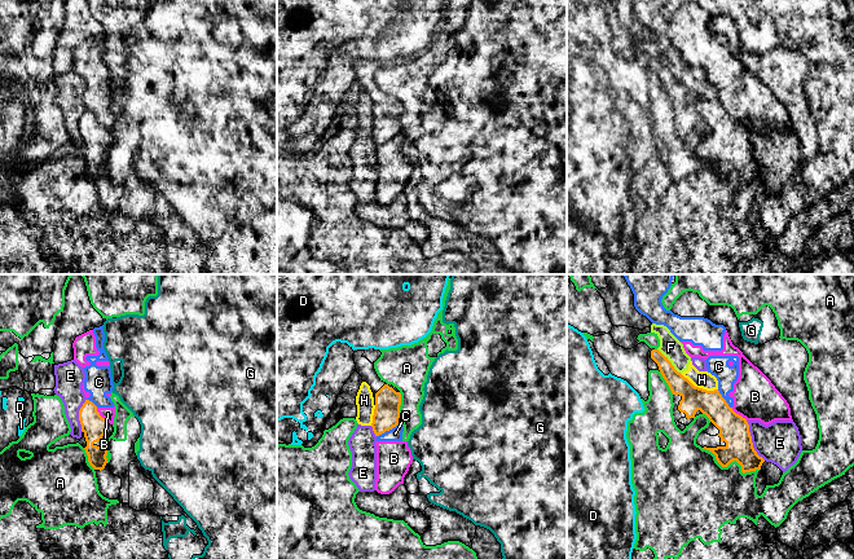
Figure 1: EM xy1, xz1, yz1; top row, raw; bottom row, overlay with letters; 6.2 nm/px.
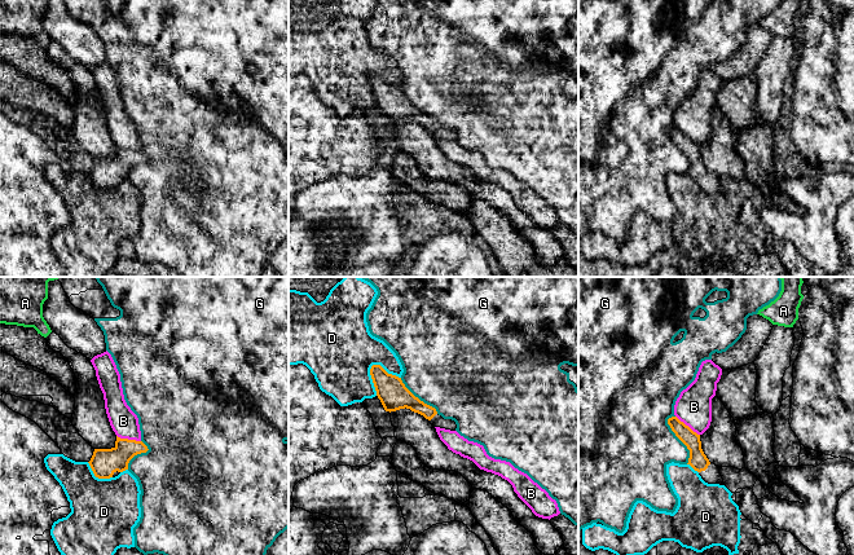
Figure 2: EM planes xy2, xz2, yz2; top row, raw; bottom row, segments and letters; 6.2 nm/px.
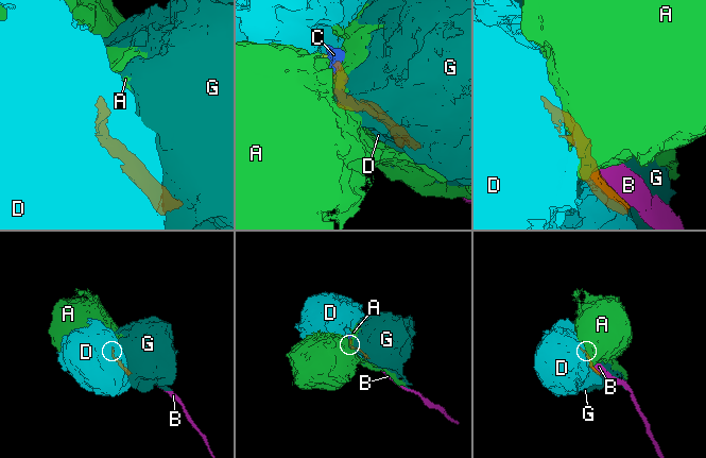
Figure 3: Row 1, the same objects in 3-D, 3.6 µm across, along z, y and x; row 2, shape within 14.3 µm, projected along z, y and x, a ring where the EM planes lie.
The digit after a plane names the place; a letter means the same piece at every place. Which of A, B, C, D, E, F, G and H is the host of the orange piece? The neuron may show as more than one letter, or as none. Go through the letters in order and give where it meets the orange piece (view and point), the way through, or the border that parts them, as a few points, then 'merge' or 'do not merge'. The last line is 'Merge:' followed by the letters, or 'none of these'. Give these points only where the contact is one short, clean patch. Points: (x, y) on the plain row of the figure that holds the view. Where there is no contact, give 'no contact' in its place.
A: contact yz1 (731, 171); do not merge
B: contact xy2 (127, 149); do not merge
C: contact yz1 (723, 109); do not merge
D: contact xz2 (383, 79); do not merge
E: contact yz1 (751, 152); do not merge
F: contact yz1 (669, 71); border yz1 (657, 58), (681, 84); do not merge
G: contact yz2 (679, 149); do not merge
H: contact yz1 (698, 97); border yz1 (681, 84), (695, 96), (717, 100); do not merge
Merge: none of these

